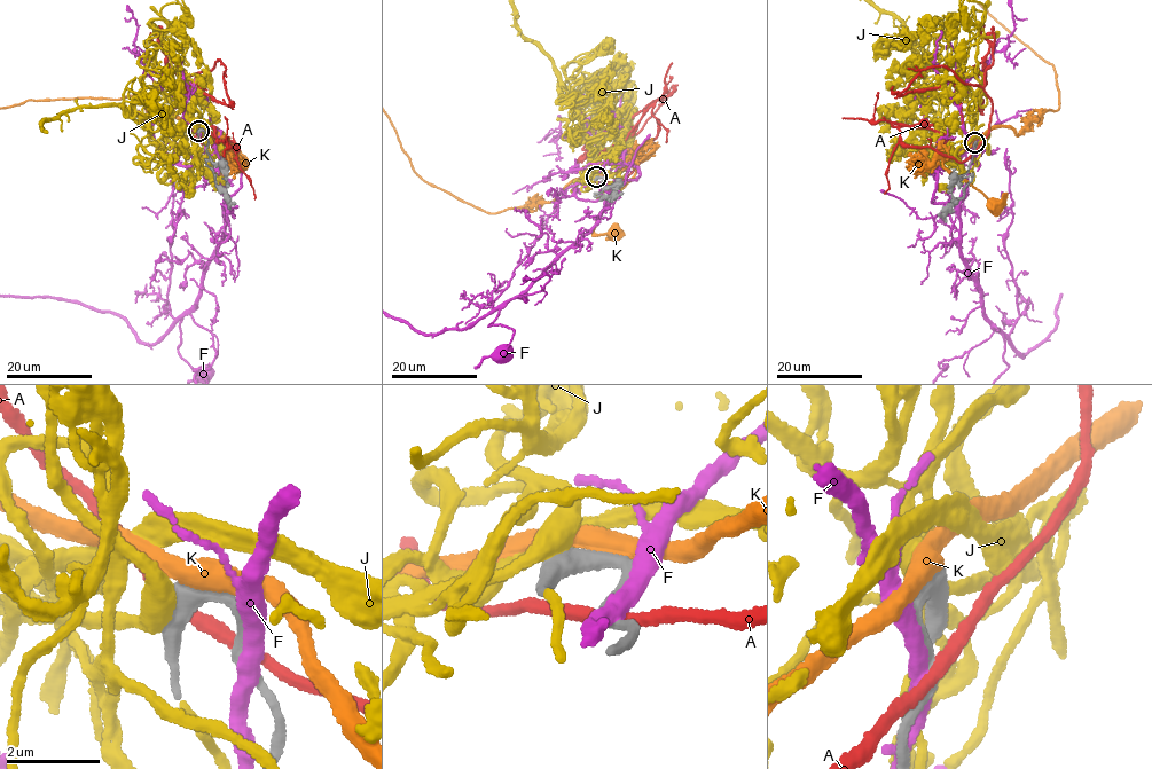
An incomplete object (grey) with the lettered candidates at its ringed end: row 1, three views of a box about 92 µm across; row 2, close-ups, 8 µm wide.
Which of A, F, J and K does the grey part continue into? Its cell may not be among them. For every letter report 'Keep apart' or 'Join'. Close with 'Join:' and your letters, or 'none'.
A: Keep apart
F: Keep apart
J: Join
K: Keep apart
Join: J

